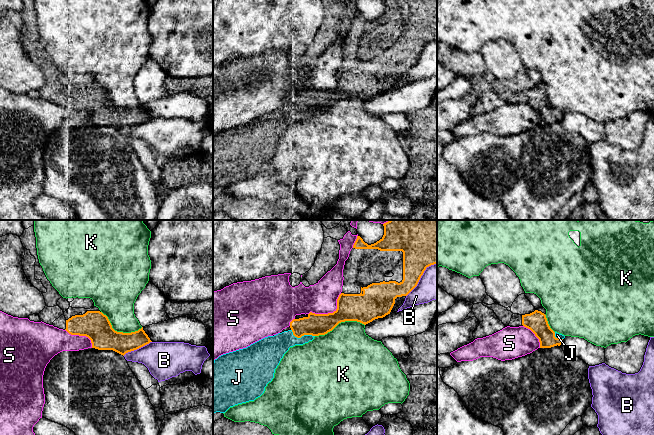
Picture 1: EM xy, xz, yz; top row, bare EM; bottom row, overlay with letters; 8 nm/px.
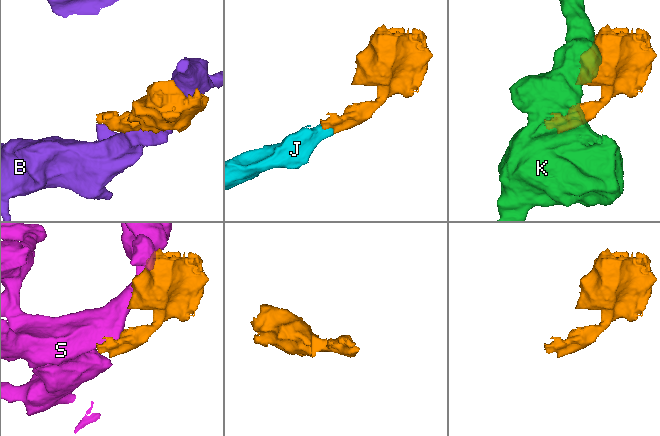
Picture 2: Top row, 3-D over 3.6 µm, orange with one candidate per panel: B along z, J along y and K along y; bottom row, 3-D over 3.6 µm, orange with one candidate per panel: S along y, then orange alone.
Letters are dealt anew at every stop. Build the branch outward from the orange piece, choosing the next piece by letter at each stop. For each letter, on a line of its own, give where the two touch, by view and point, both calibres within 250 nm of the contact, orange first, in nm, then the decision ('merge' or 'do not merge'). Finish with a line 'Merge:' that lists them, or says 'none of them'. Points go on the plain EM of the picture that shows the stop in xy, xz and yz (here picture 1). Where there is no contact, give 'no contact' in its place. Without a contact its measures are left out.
B: meets orange in xz at (420, 53); 340 nm thick on the orange side, 260 nm on the other; do not merge
J: meets orange in xz at (301, 112); 180 nm thick on the orange side, 200 nm on the other; merge
K: meets orange in xz at (339, 98); 240 nm thick on the orange side, 420 nm on the other; do not merge
S: meets orange in xz at (329, 89); 220 nm thick on the orange side, 260 nm on the other; do not merge
Merge: J

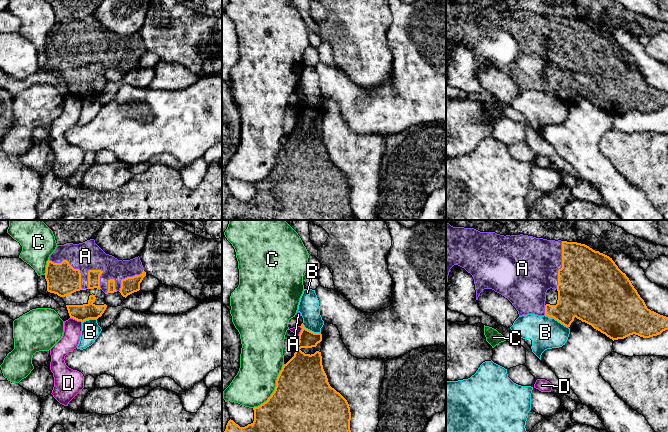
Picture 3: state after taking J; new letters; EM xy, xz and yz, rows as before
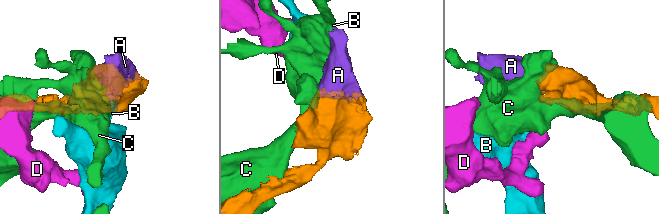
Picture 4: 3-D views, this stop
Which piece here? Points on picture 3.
A: meets orange in xy at (84, 65); 260 nm thick on the orange side, 200 nm on the other; merge
B: meets orange in yz at (556, 95); 320 nm thick on the orange side, 260 nm on the other; do not merge
C: meets orange in xz at (275, 165); 500 nm thick on the orange side, 340 nm on the other; do not merge
D: meets orange in xz at (300, 109); 190 nm thick on the orange side, 60 nm on the other; do not merge
Merge: A

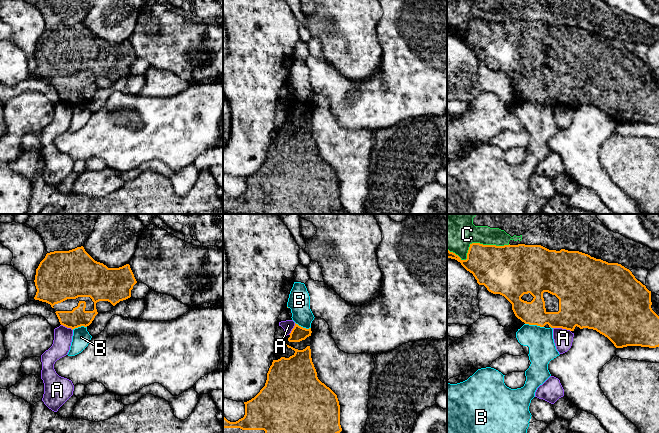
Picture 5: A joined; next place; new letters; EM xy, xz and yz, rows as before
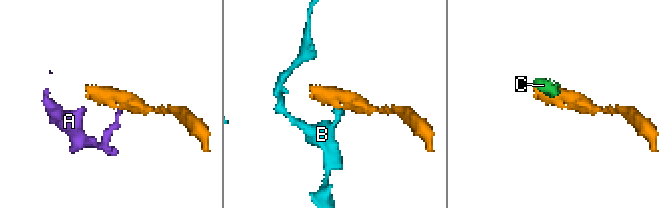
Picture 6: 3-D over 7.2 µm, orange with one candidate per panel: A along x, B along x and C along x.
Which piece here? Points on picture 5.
A: meets orange in yz at (562, 104); 360 nm thick on the orange side, 150 nm on the other; do not merge
B: meets orange in yz at (534, 100); 190 nm thick on the orange side, 220 nm on the other; do not merge
C: meets orange in yz at (473, 19); 340 nm thick on the orange side, 220 nm on the other; do not merge
Merge: none of them

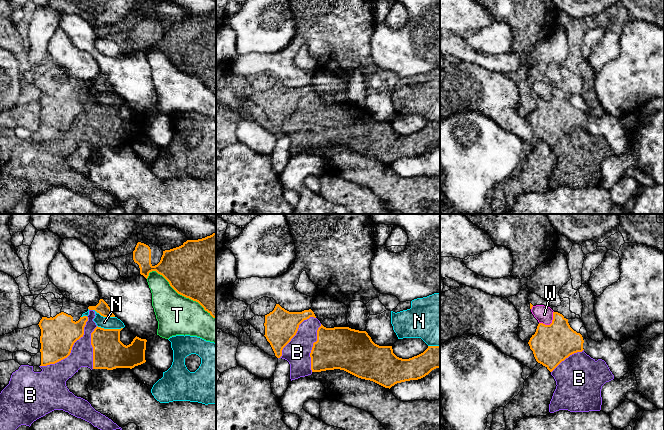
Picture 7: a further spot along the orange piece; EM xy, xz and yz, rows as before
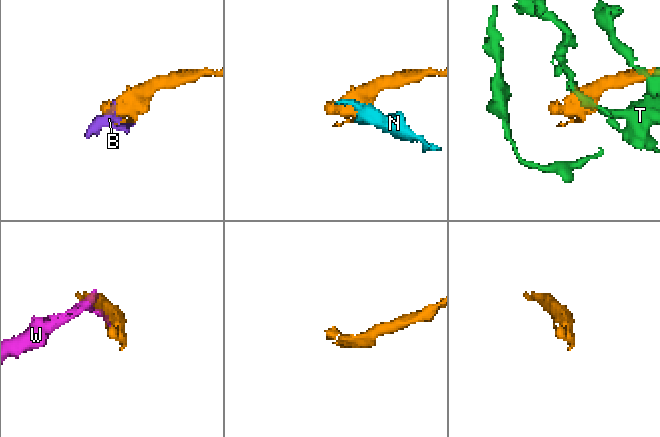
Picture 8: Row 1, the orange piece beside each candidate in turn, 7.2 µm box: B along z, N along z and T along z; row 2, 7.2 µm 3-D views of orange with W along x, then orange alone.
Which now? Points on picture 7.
B: meets orange in xy at (71, 125); 280 nm thick on the orange side, 190 nm on the other; merge
N: meets orange in xy at (110, 105); 260 nm thick on the orange side, 100 nm on the other; do not merge
T: meets orange in xy at (181, 70); 500 nm thick on the orange side, 320 nm on the other; do not merge
W: meets orange in yz at (551, 99); 320 nm thick on the orange side, 140 nm on the other; do not merge
Merge: B

